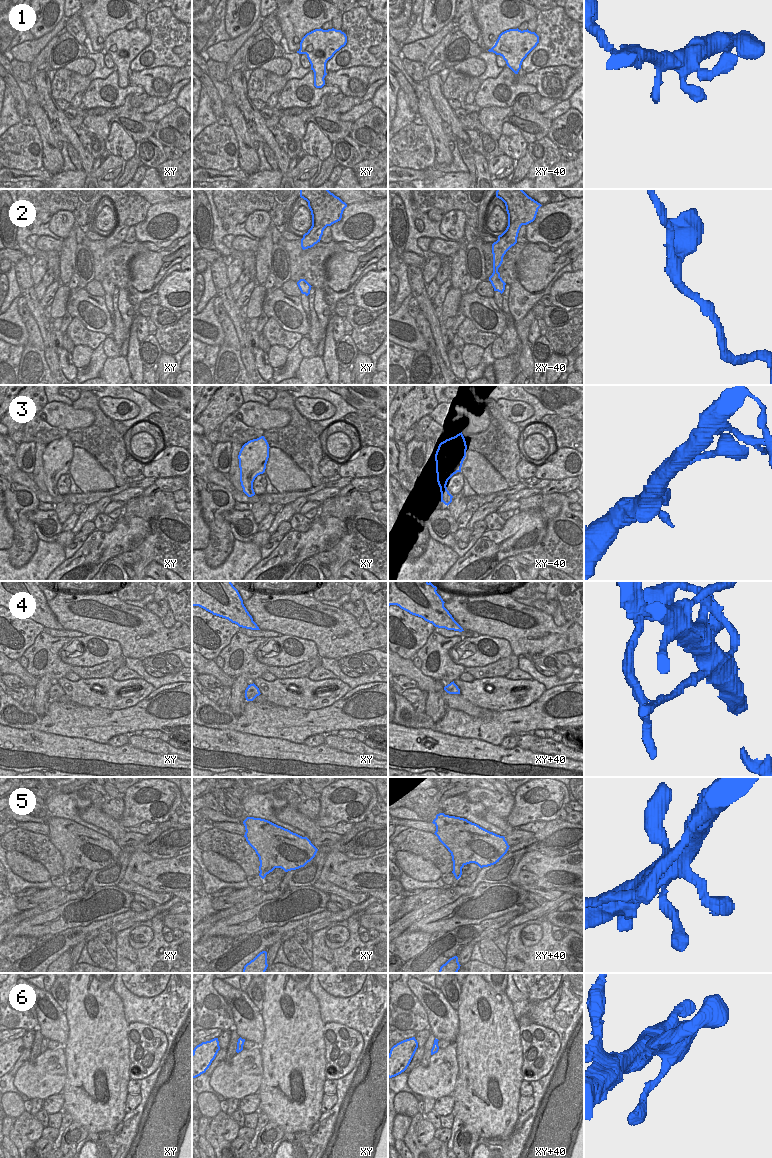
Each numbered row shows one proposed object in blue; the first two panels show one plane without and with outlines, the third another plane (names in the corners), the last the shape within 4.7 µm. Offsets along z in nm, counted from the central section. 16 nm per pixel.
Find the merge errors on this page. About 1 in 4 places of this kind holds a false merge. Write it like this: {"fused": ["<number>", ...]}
{"fused": ["4"]}

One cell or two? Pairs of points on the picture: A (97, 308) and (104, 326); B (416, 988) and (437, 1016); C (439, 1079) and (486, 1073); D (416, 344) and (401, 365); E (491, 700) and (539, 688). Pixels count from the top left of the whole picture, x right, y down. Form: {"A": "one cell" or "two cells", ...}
{"A": "one cell", "B": "one cell", "C": "two cells", "D": "two cells", "E": "one cell"}

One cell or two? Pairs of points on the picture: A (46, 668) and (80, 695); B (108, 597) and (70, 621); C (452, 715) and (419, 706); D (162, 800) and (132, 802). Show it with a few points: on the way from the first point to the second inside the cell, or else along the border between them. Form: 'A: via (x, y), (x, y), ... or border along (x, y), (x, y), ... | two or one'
A: border along (64, 676), (56, 682) | two
B: via (94, 602), (100, 618), (85, 619) | one
C: border along (411, 704), (417, 712), (424, 712) | two
D: via (161, 804), (142, 803) | one

